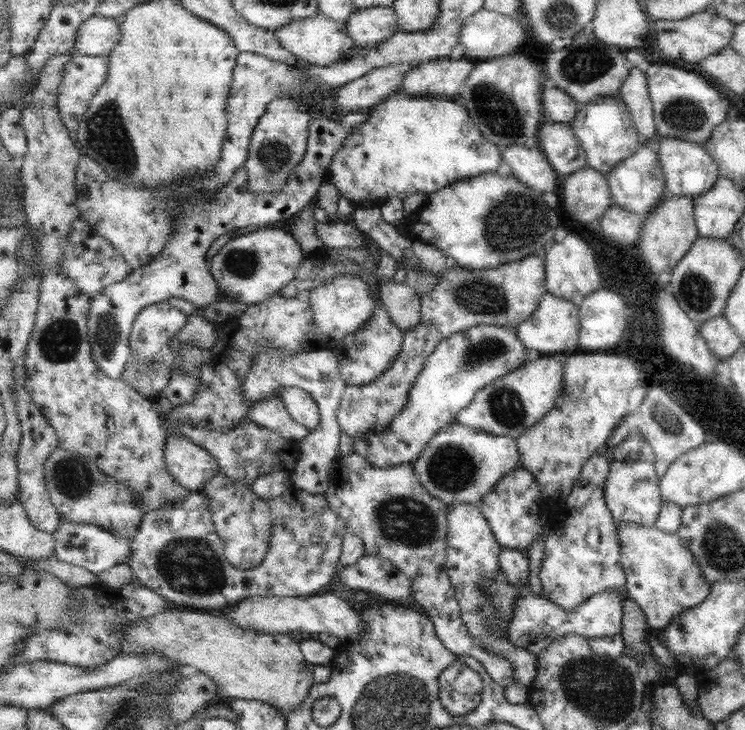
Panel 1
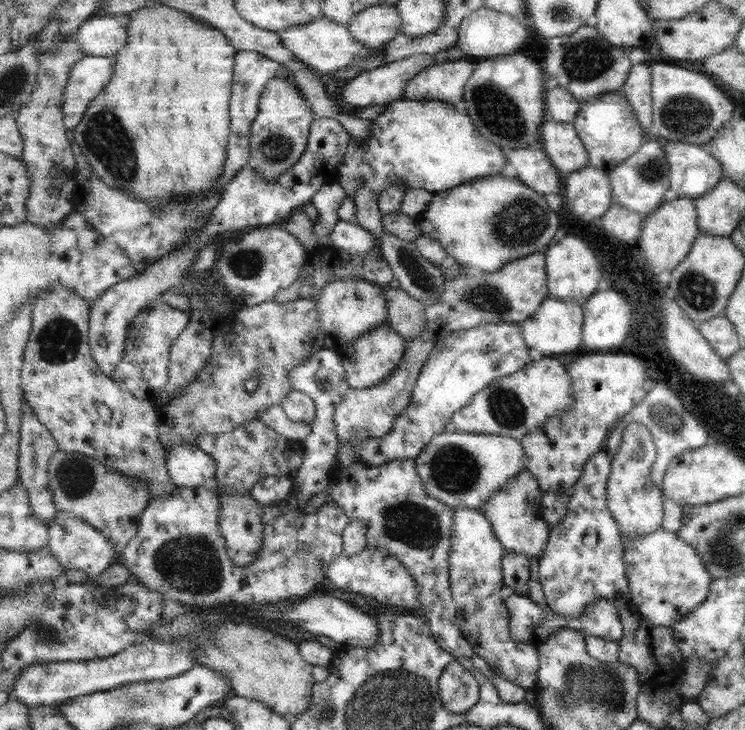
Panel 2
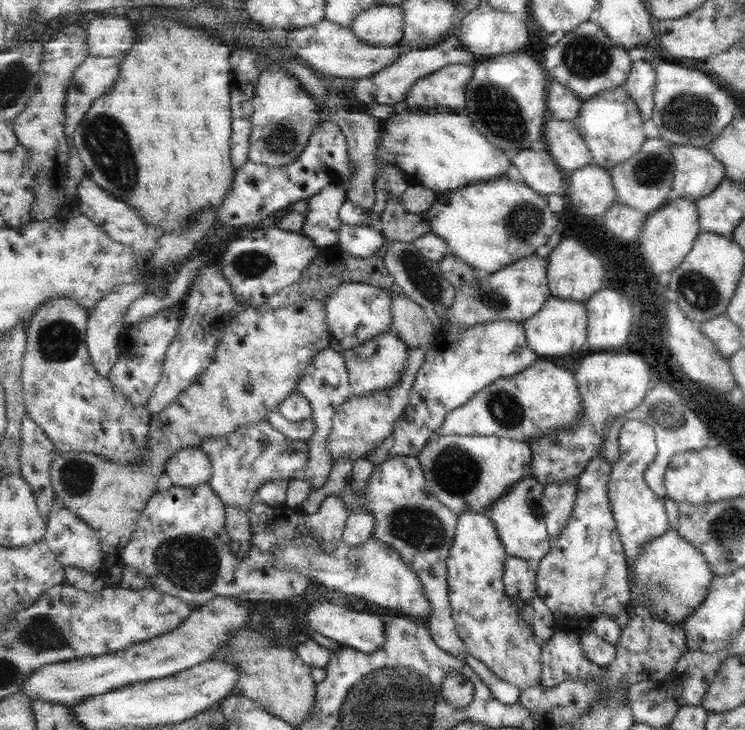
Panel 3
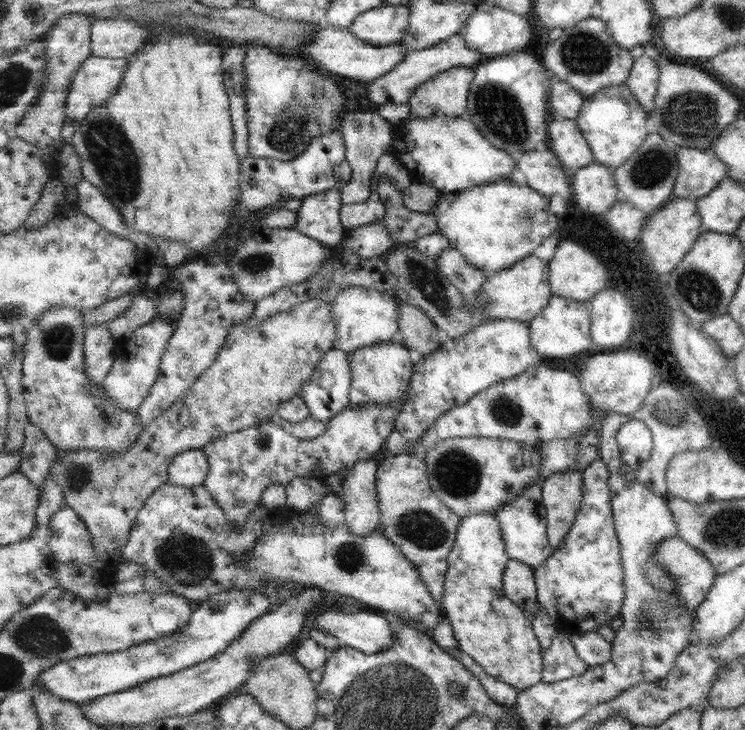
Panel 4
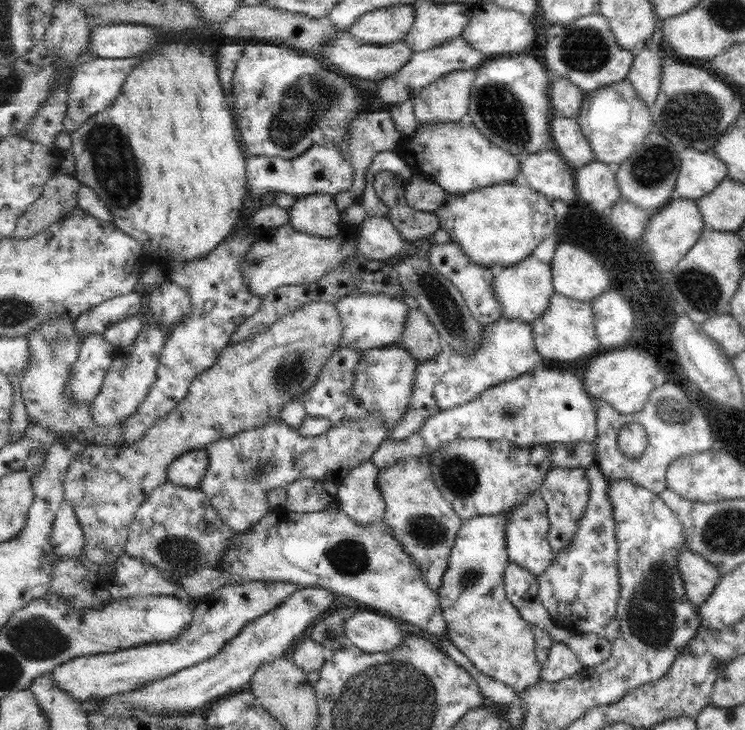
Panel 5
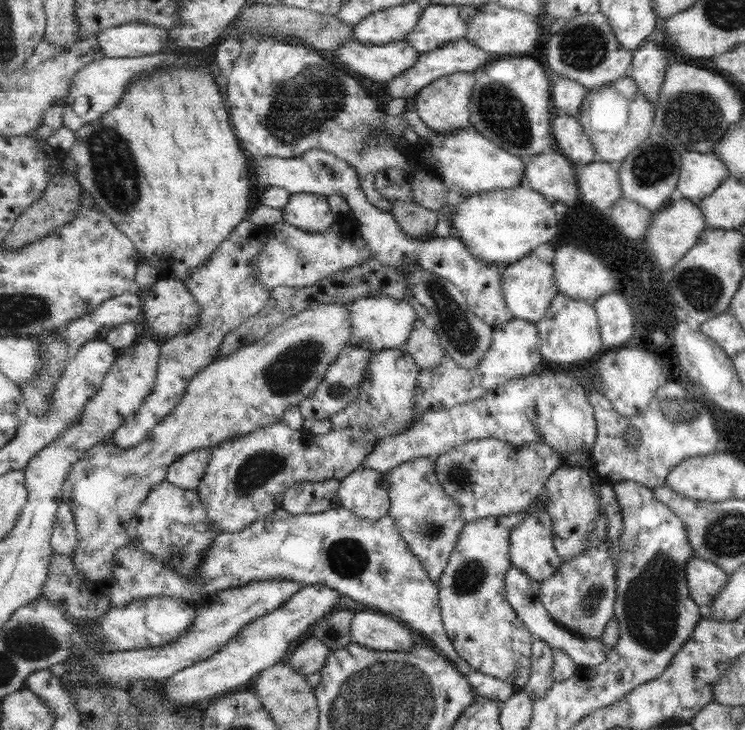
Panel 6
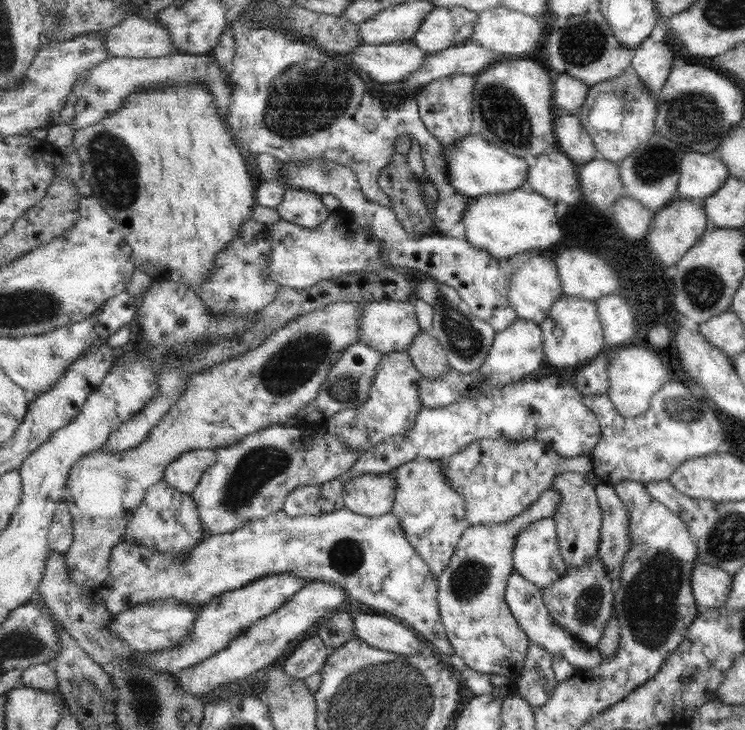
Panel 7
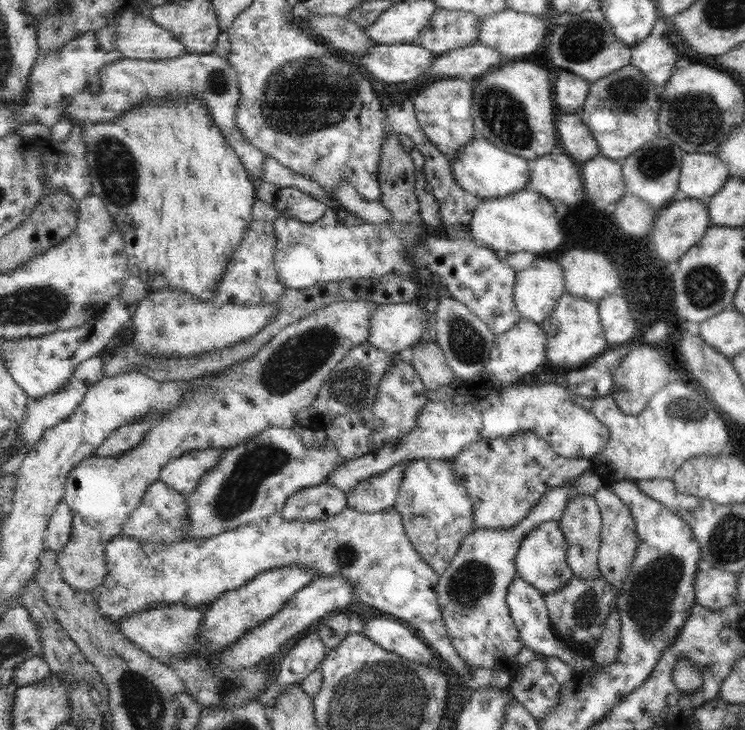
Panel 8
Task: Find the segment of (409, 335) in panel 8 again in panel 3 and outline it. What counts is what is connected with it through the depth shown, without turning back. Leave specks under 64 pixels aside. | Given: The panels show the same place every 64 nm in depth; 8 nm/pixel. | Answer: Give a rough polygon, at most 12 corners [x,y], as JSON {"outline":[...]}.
{"outline":[[345,282],[324,302],[341,353],[391,332],[393,298]]}

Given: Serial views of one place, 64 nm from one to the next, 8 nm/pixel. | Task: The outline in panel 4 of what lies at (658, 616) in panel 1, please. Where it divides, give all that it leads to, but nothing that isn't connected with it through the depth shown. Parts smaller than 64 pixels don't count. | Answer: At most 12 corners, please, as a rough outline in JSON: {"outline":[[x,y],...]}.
{"outline":[[671,535],[654,560],[673,581],[689,612],[716,576],[697,549]]}

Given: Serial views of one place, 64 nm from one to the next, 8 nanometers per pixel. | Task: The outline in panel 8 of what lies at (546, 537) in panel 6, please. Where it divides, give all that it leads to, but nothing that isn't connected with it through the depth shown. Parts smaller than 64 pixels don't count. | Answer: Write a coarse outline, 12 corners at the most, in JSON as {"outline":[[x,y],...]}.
{"outline":[[560,521],[521,541],[518,575],[544,595],[574,578]]}

